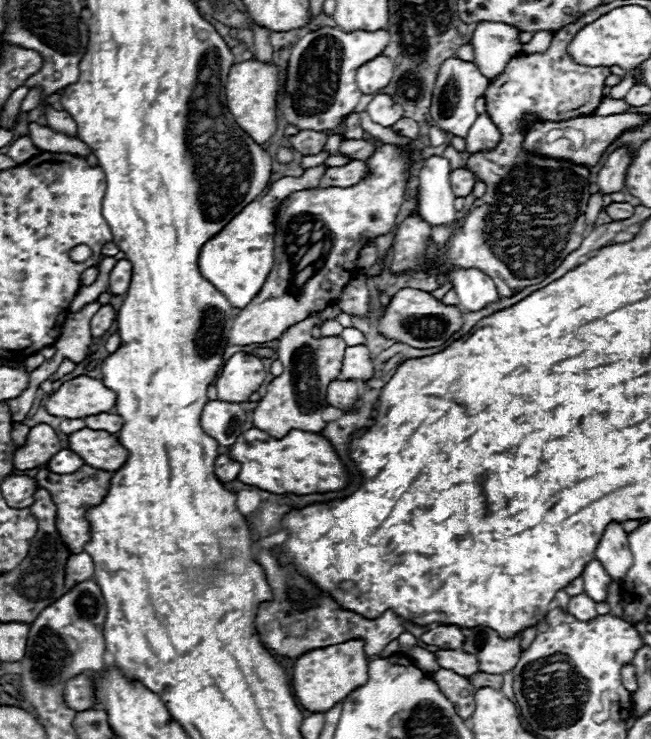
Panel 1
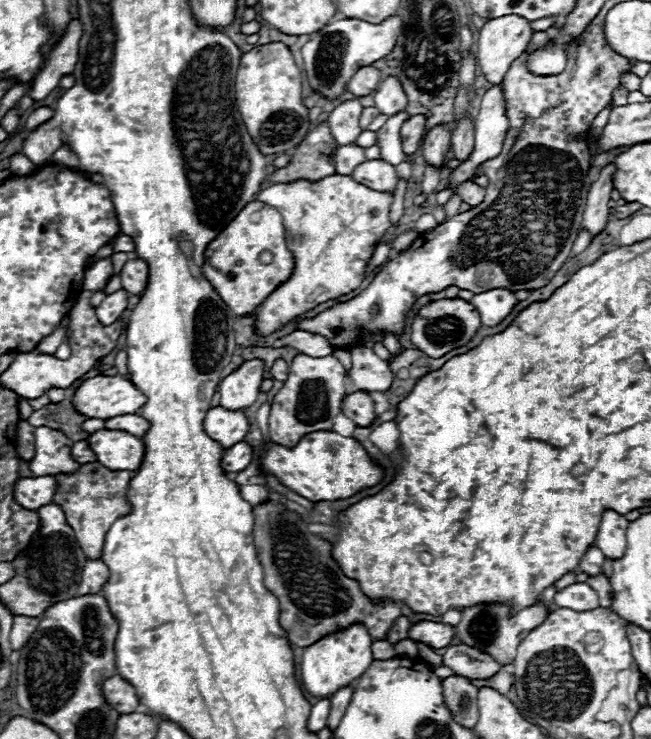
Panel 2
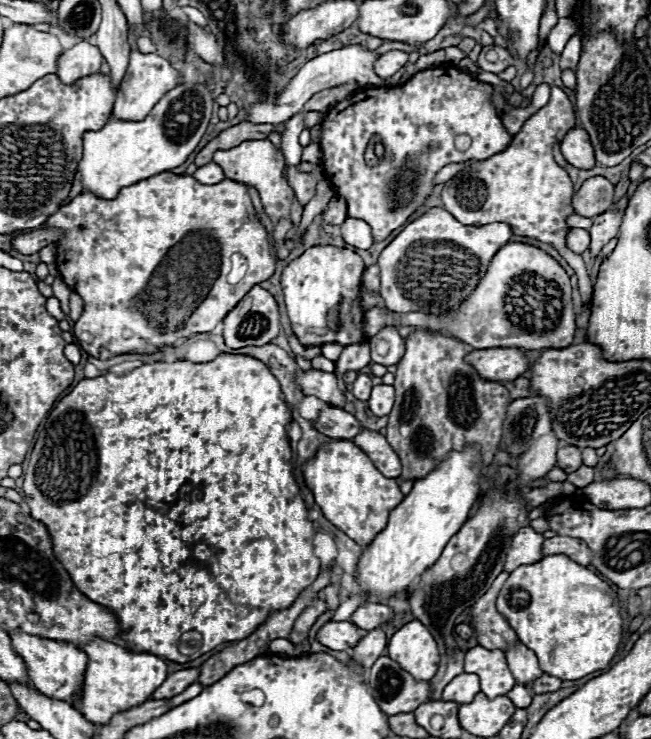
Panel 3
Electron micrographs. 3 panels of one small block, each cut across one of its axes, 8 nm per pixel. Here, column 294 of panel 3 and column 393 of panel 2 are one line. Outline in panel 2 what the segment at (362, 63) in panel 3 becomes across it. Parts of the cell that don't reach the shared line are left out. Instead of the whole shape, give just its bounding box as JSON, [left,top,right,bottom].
[374,76,408,116]

